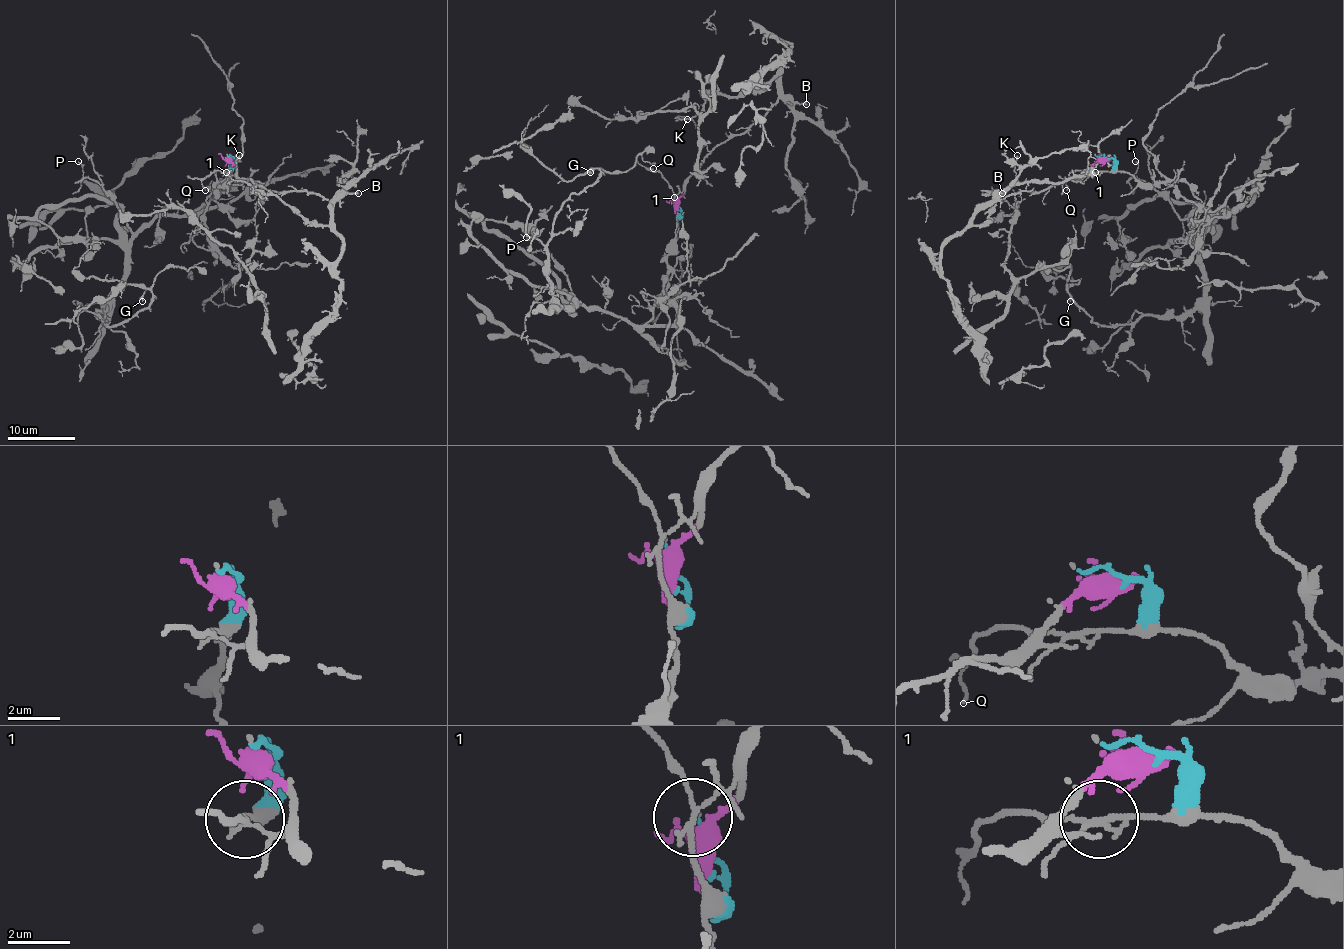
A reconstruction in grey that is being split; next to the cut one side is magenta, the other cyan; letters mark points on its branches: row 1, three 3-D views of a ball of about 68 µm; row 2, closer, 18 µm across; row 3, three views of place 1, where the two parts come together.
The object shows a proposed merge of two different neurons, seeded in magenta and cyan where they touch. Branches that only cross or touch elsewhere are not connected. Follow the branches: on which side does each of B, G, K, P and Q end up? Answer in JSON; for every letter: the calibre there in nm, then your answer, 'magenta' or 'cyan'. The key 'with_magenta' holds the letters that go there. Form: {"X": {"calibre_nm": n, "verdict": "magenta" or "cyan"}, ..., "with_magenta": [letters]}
{"B": {"calibre_nm": 150, "verdict": "magenta"}, "G": {"calibre_nm": 150, "verdict": "cyan"}, "K": {"calibre_nm": 110, "verdict": "magenta"}, "P": {"calibre_nm": 120, "verdict": "cyan"}, "Q": {"calibre_nm": 100, "verdict": "cyan"}, "with_magenta": ["B", "K"]}

